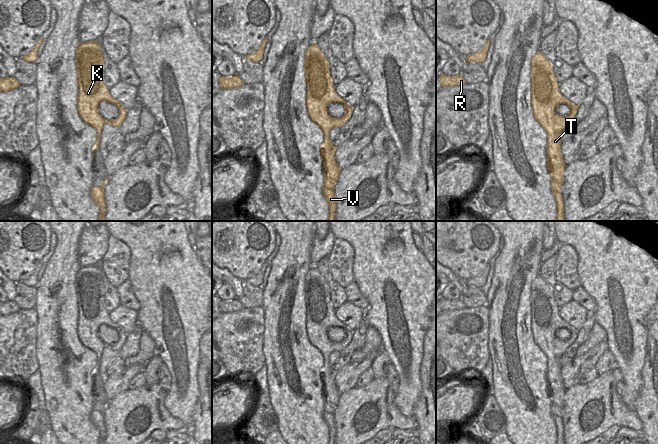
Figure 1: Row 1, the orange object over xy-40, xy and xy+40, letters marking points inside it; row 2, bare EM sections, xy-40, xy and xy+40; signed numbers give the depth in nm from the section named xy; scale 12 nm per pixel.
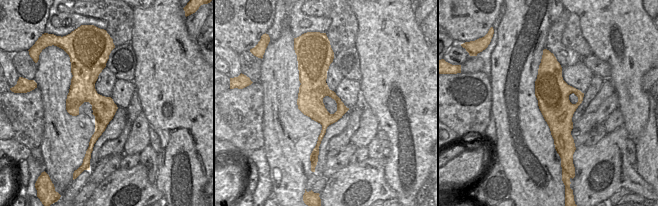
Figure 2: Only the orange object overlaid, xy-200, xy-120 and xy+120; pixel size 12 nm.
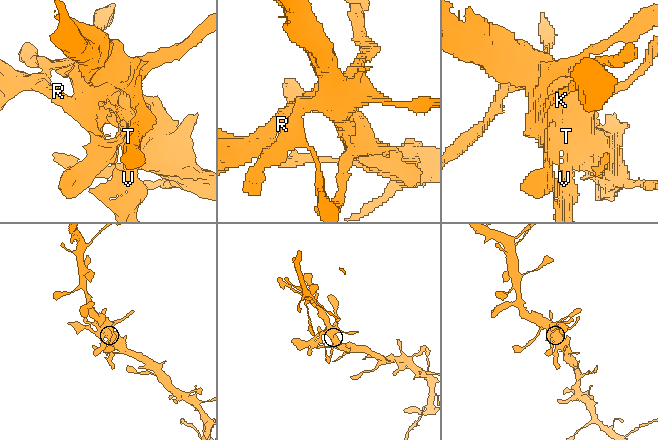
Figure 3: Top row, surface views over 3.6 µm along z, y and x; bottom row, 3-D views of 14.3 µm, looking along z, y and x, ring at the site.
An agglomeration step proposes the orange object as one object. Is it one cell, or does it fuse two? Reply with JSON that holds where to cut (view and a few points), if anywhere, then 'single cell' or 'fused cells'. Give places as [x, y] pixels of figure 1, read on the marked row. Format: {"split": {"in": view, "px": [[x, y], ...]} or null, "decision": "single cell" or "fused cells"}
{"split": null, "decision": "single cell"}

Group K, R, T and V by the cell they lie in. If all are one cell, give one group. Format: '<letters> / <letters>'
K R T V

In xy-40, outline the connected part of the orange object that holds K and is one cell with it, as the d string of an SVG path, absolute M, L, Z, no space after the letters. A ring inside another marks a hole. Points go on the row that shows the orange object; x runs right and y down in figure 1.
M97 41L82 42L76 49L76 71L77 71L77 84L79 86L79 92L77 94L77 111L80 118L88 125L92 126L97 131L97 140L92 147L92 160L93 152L99 147L101 130L105 123L111 126L119 127L124 121L127 111L123 108L119 101L114 99L109 89L103 83L104 77L104 59L103 54L100 50L100 44ZM100 101L110 102L115 104L119 109L119 116L114 119L107 121L99 113L97 108Z

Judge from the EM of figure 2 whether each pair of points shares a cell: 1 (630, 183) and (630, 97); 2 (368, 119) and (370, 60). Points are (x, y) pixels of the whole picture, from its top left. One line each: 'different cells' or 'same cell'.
1: different cells
2: different cells

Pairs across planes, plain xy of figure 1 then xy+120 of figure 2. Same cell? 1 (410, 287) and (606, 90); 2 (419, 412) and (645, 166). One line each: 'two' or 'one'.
1: two
2: one

